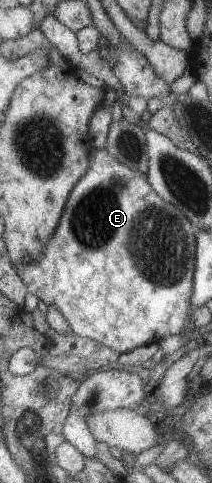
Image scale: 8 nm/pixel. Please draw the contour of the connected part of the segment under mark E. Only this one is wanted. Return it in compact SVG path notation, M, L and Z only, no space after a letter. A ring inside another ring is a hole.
M92 149L91 156L88 157L88 168L86 173L78 179L78 183L72 187L72 191L68 193L66 198L65 207L62 207L62 215L58 219L58 225L56 225L56 231L54 235L50 237L50 241L46 243L46 247L42 249L42 253L36 257L34 263L24 263L24 265L18 265L17 275L22 279L26 290L30 293L34 293L38 298L50 300L50 303L58 309L68 328L75 335L86 337L93 340L95 343L112 349L115 353L125 354L140 346L146 346L148 344L157 344L164 337L177 335L184 329L182 325L188 321L190 317L190 307L188 307L188 299L193 287L193 273L195 269L195 245L196 245L196 229L190 225L186 220L186 217L177 211L162 199L158 198L158 195L154 194L154 191L150 188L145 175L134 173L129 169L126 169L124 165L114 157L111 157L106 153L105 149ZM130 245L136 247L136 251L140 251L144 255L144 265L142 269L136 265L134 257L132 257L132 251L130 251Z

